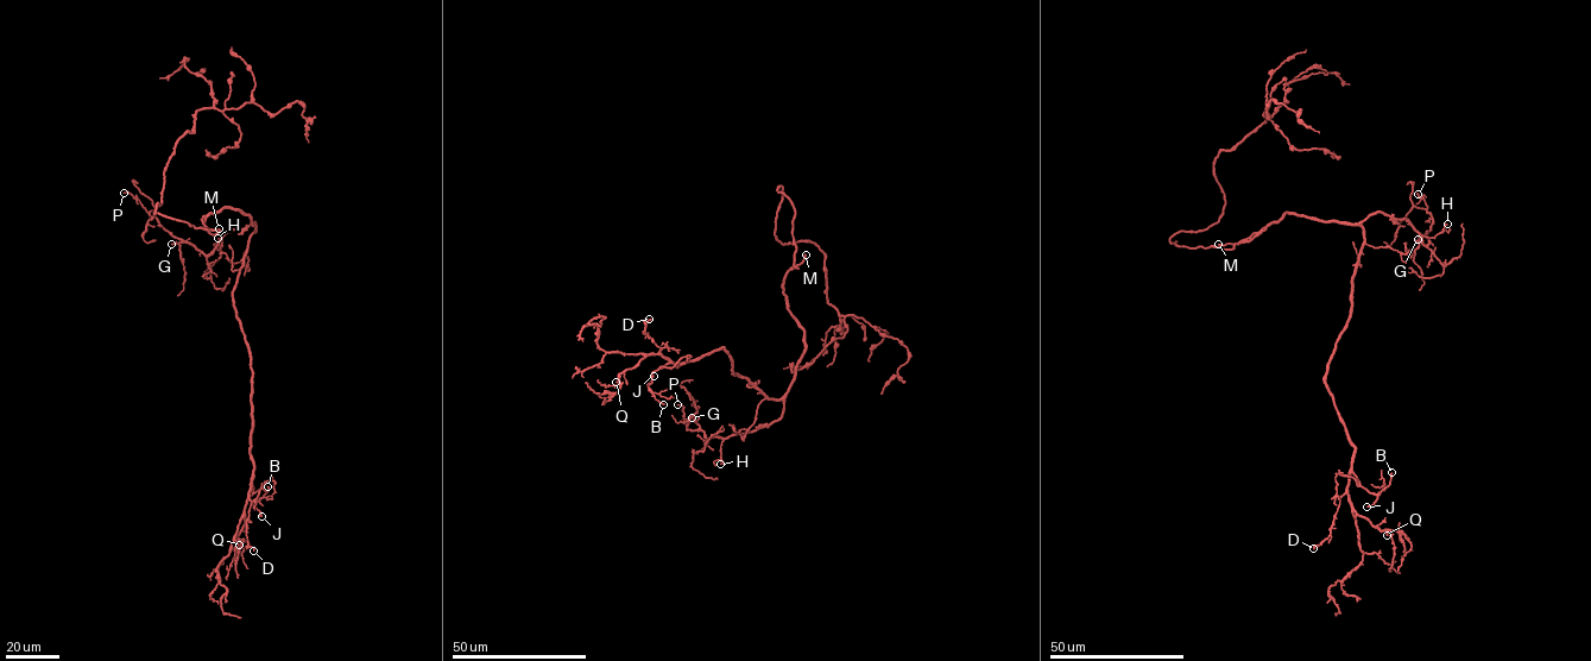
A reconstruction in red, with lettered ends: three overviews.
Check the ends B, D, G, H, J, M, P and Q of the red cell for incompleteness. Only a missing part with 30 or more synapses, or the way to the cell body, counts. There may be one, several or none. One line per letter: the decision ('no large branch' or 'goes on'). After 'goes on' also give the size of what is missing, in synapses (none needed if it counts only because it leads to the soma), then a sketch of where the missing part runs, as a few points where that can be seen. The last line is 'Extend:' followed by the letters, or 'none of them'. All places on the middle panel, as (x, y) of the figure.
B: no large branch
D: no large branch
G: no large branch
H: no large branch
J: no large branch
M: goes on; course (806, 255), (835, 225), (871, 228), (913, 221)
P: no large branch
Q: no large branch
Extend: M

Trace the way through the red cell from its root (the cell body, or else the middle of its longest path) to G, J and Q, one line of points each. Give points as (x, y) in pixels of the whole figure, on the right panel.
G: (1288, 212), (1355, 224), (1381, 212), (1407, 219), (1422, 243), (1429, 241), (1425, 234), (1418, 239)
J: (1288, 212), (1362, 228), (1351, 312), (1325, 385), (1355, 448), (1352, 472), (1377, 496), (1367, 507)
Q: (1288, 212), (1362, 228), (1351, 312), (1329, 362), (1325, 385), (1355, 448), (1348, 488), (1351, 508), (1387, 535)

